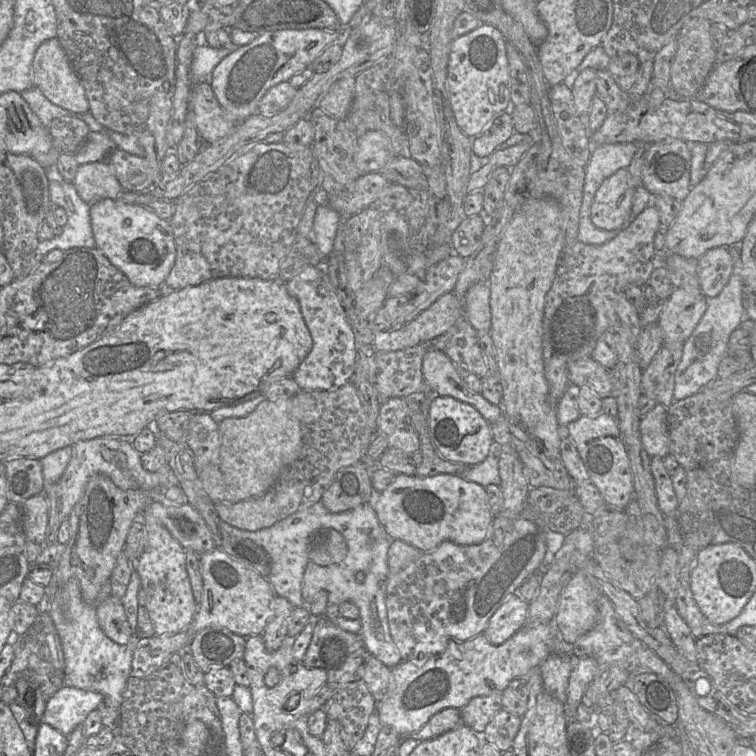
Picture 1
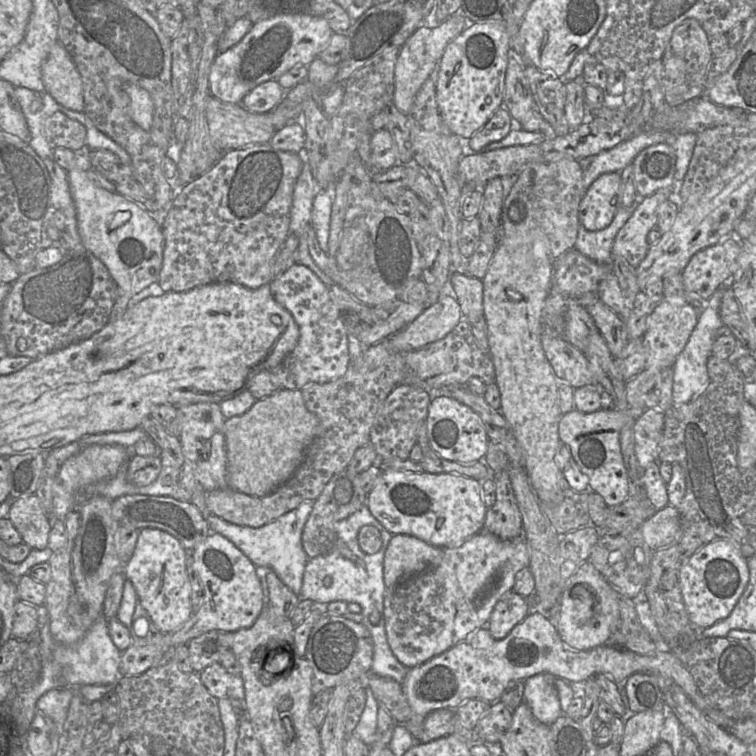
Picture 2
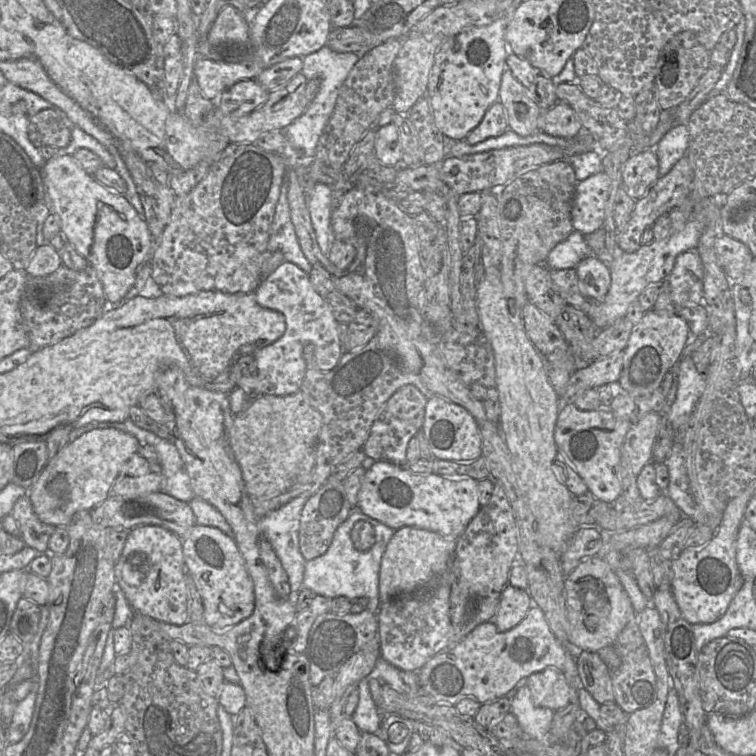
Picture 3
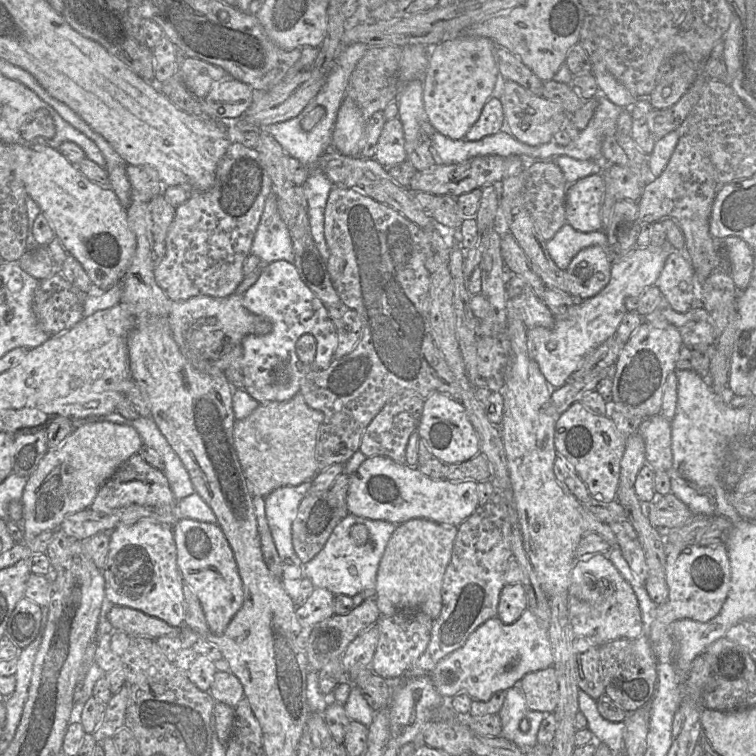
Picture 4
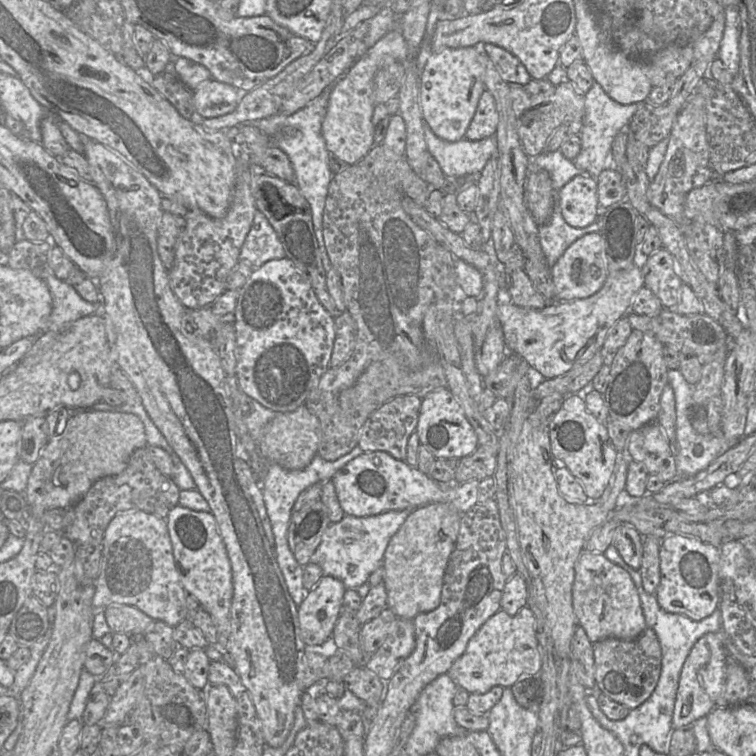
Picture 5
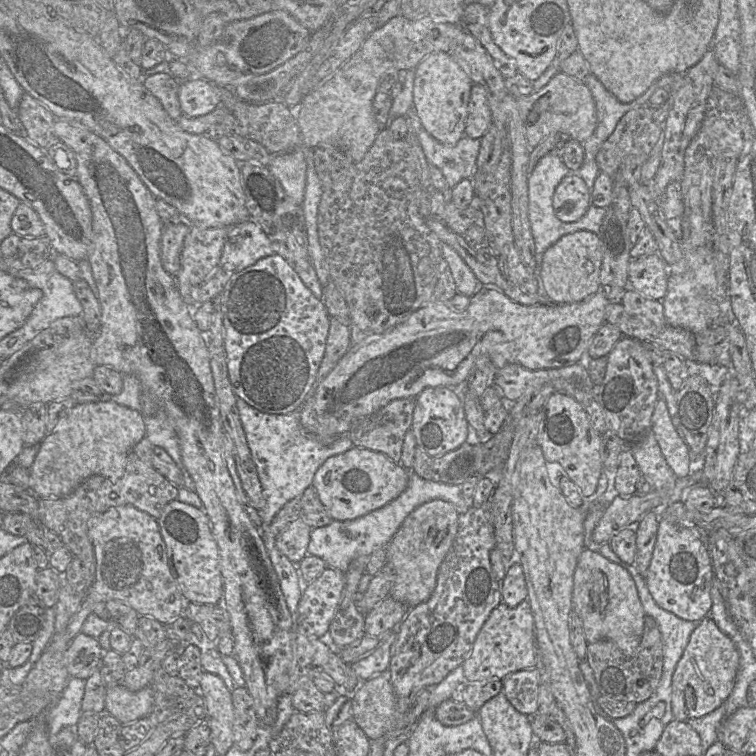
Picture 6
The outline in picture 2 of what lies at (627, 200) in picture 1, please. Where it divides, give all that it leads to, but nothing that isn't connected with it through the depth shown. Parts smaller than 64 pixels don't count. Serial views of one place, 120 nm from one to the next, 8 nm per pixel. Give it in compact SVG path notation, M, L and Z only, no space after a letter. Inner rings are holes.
M620 172L602 174L580 201L579 222L588 231L602 230L610 225L620 207Z

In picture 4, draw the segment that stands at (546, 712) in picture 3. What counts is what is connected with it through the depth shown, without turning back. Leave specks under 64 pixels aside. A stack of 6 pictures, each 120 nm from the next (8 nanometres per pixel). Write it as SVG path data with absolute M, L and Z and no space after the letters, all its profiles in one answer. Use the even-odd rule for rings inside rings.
M514 686L505 691L505 699L498 715L501 719L501 737L518 746L533 747L537 742L537 733L542 720L549 713L532 711L528 708L522 691ZM522 719L529 722L528 731L520 729Z

